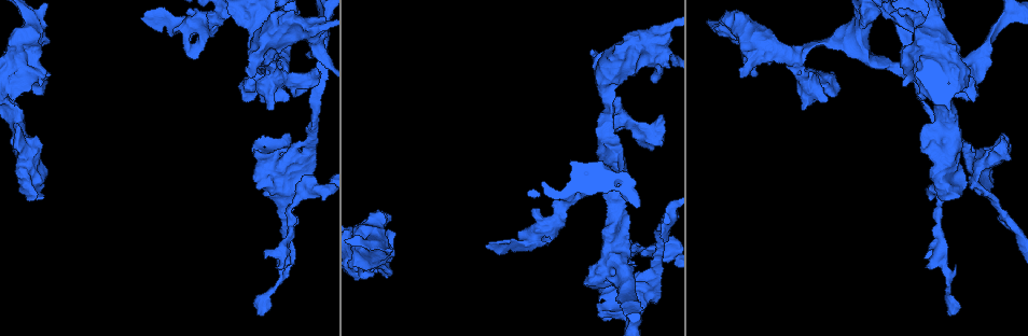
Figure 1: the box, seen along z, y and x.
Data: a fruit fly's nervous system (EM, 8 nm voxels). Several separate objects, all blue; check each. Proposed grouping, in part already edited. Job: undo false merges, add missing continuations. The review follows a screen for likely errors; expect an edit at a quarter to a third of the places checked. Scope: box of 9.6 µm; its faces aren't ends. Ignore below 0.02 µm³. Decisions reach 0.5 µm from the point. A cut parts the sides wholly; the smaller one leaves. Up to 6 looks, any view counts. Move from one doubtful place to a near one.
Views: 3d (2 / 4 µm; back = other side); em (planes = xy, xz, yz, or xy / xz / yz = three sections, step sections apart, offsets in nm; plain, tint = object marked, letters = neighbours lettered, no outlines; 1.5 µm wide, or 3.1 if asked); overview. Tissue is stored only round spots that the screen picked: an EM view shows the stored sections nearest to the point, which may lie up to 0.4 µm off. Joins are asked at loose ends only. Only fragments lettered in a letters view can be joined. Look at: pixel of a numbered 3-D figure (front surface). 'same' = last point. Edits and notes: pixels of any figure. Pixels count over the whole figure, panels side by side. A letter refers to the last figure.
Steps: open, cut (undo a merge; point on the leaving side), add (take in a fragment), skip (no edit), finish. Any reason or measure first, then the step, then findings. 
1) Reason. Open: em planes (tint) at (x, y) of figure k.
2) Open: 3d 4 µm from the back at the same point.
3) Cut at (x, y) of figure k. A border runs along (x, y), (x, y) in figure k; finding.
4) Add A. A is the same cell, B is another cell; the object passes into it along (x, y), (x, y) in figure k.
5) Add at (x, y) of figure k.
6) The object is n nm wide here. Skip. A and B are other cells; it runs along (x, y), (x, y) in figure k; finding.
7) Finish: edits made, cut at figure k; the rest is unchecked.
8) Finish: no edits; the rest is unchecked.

Two arms at a narrow angle. Open: 3d 2 µm at (914, 17) of figure 1.

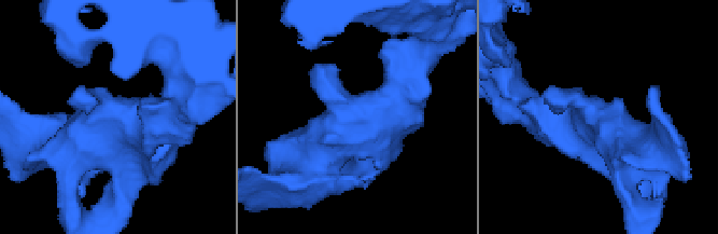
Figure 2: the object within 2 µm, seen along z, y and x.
Open: em yz step 8 (letters) at (371, 115) of figure 2.

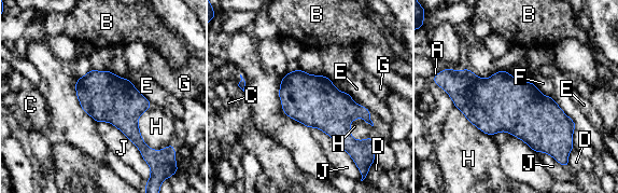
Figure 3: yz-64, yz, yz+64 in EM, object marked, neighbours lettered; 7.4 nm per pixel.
Open: em xz step 8 (letters) at the same point.

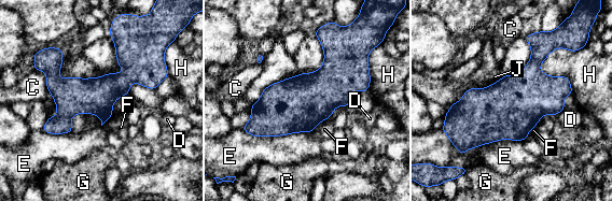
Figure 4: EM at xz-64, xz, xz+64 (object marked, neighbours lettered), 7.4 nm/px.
Skip. C, D, E, F, G, H and J are other cells; it runs along (122, 43), (126, 72), (46, 129) in figure 4; continuous, no second neuron.

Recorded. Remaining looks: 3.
Free end. Open: em planes (letters) at (40, 85) of figure 1.

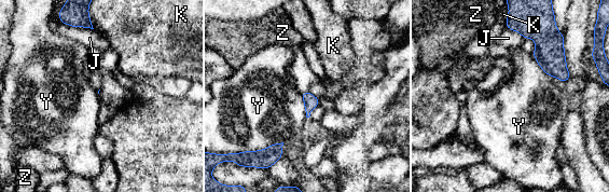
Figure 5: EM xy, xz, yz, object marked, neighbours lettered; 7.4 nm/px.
Skip. J, K, Y and Z are other cells; no lettered fragment goes on from it.

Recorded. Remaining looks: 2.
Tapers out. Open: em yz step 8 (tint) at (257, 314) of figure 1.

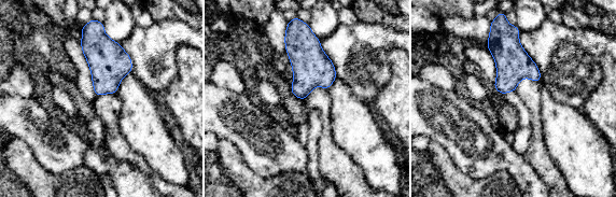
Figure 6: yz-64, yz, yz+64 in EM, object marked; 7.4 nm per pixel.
What lies round it. Open: em yz step 8 (letters) at the same point.

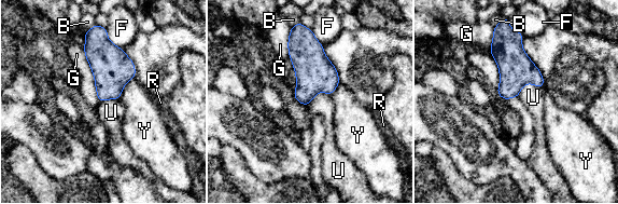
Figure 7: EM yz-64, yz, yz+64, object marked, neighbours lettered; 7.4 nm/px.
The object is 150 nm wide here. Skip. B, F, G, R, U and Y are other cells; a border runs along (290, 30), (294, 93) in figure 7; no lettered fragment goes on from it.

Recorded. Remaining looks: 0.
Finish: no edits; the rest is unchecked.

